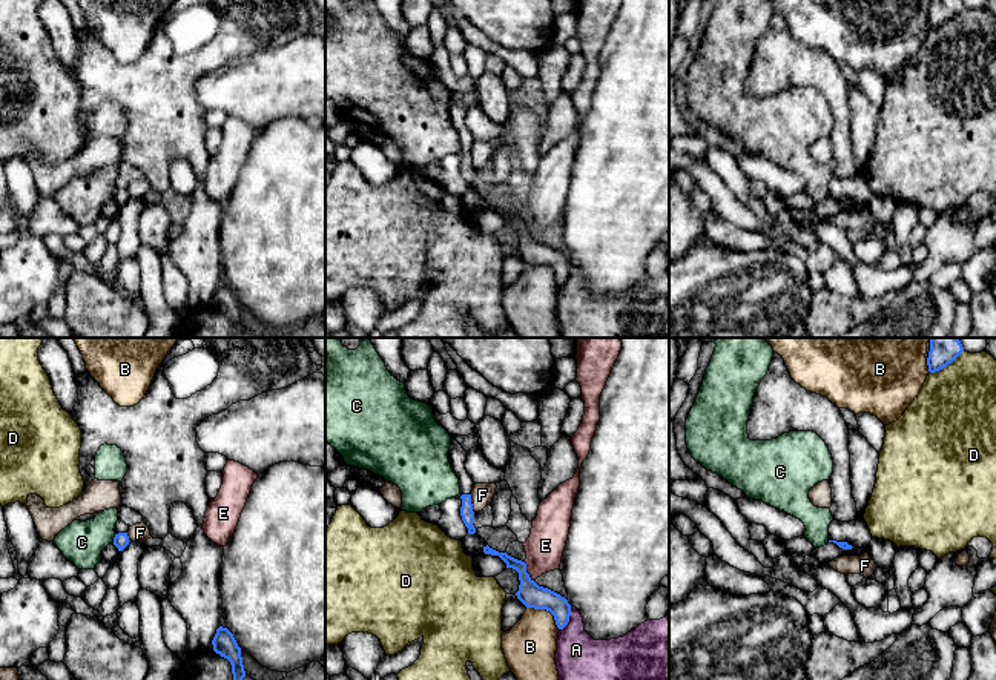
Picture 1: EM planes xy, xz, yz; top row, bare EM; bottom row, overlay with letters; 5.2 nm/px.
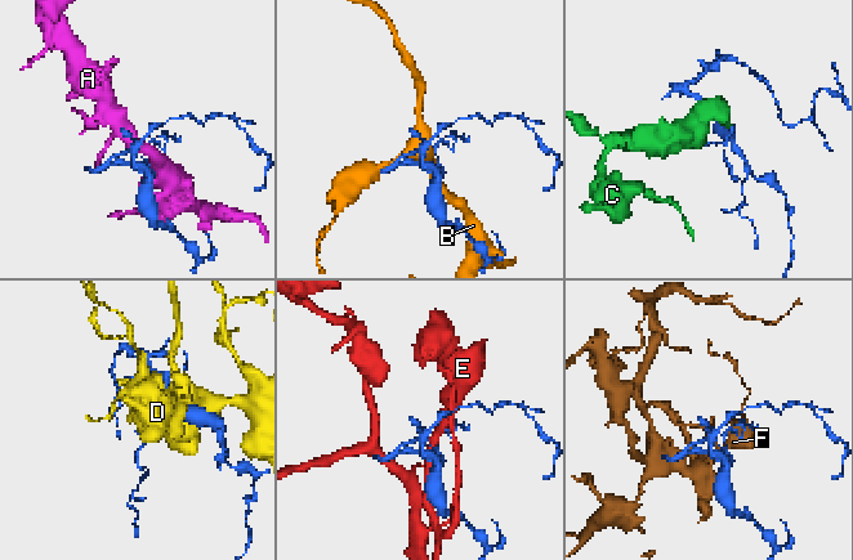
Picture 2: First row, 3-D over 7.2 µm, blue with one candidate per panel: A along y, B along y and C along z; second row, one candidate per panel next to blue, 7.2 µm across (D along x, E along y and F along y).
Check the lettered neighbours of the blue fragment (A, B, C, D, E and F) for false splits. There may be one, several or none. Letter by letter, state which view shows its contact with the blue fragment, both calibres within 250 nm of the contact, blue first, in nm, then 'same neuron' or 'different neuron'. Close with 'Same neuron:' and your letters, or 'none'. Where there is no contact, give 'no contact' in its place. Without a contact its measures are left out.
A: contact in xz; calibres 130 and 280 nm; different neuron
B: contact in xz; calibres 130 and 280 nm; different neuron
C: contact in xy; calibres 80 and 220 nm; different neuron
D: contact in yz; calibres 120 and 420 nm; different neuron
E: contact in xz; calibres 130 and 200 nm; different neuron
F: contact in xz; calibres 70 and 120 nm; different neuron
Same neuron: none

